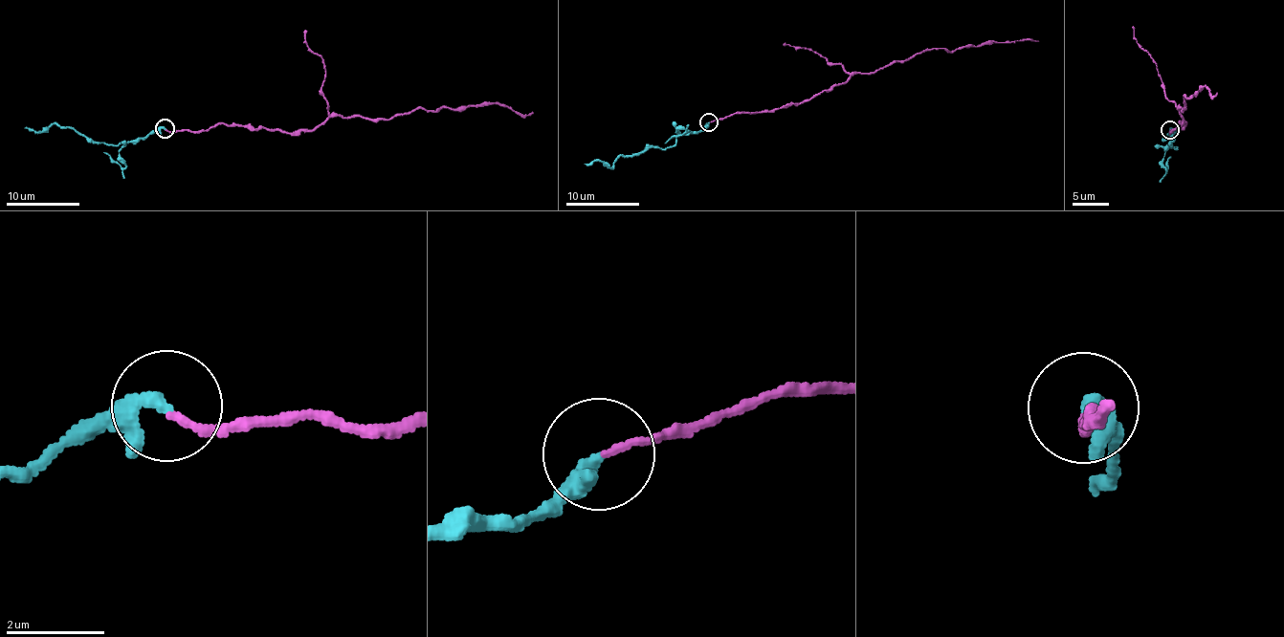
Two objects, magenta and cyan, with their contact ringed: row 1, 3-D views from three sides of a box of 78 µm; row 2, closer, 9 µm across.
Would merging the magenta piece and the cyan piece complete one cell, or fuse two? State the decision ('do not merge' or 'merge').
do not merge

